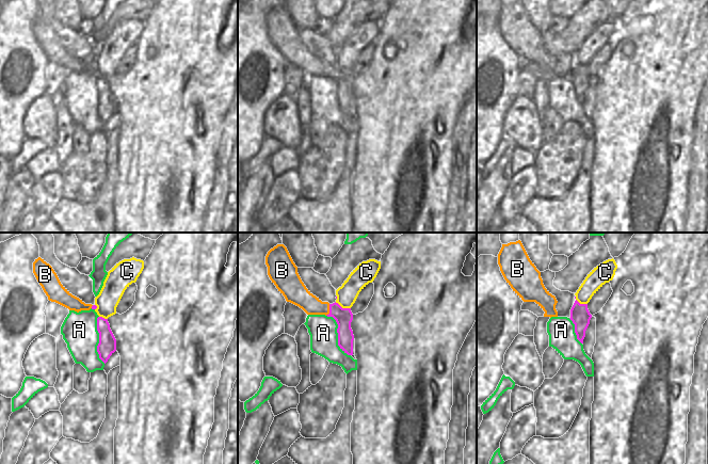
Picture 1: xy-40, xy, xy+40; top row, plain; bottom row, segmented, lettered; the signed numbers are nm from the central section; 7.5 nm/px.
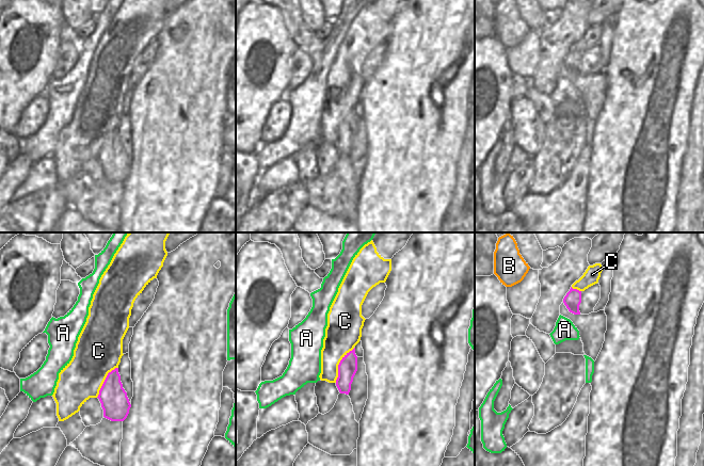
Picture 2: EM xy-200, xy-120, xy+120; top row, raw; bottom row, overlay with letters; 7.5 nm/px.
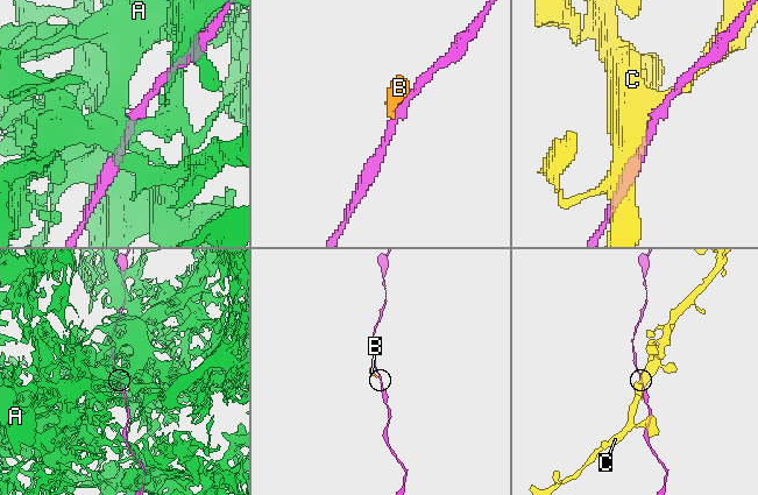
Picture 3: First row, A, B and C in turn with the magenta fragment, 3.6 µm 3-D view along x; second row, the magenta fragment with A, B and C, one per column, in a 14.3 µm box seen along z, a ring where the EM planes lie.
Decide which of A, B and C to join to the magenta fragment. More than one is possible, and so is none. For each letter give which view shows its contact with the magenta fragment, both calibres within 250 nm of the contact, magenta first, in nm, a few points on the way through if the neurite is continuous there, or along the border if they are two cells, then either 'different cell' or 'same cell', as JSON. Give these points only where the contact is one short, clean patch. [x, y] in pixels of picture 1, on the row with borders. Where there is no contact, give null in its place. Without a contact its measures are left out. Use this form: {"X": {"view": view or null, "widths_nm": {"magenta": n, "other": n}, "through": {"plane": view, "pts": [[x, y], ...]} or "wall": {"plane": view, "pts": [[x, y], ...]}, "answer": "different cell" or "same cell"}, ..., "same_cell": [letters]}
{"A": {"view": "xy", "widths_nm": {"magenta": 140, "other": 200}, "answer": "different cell"}, "B": {"view": "xy", "widths_nm": {"magenta": 140, "other": 150}, "wall": {"plane": "xy", "pts": [[330, 304], [330, 312], [325, 315]]}, "answer": "different cell"}, "C": {"view": "xy", "widths_nm": {"magenta": 140, "other": 160}, "answer": "different cell"}, "same_cell": []}

